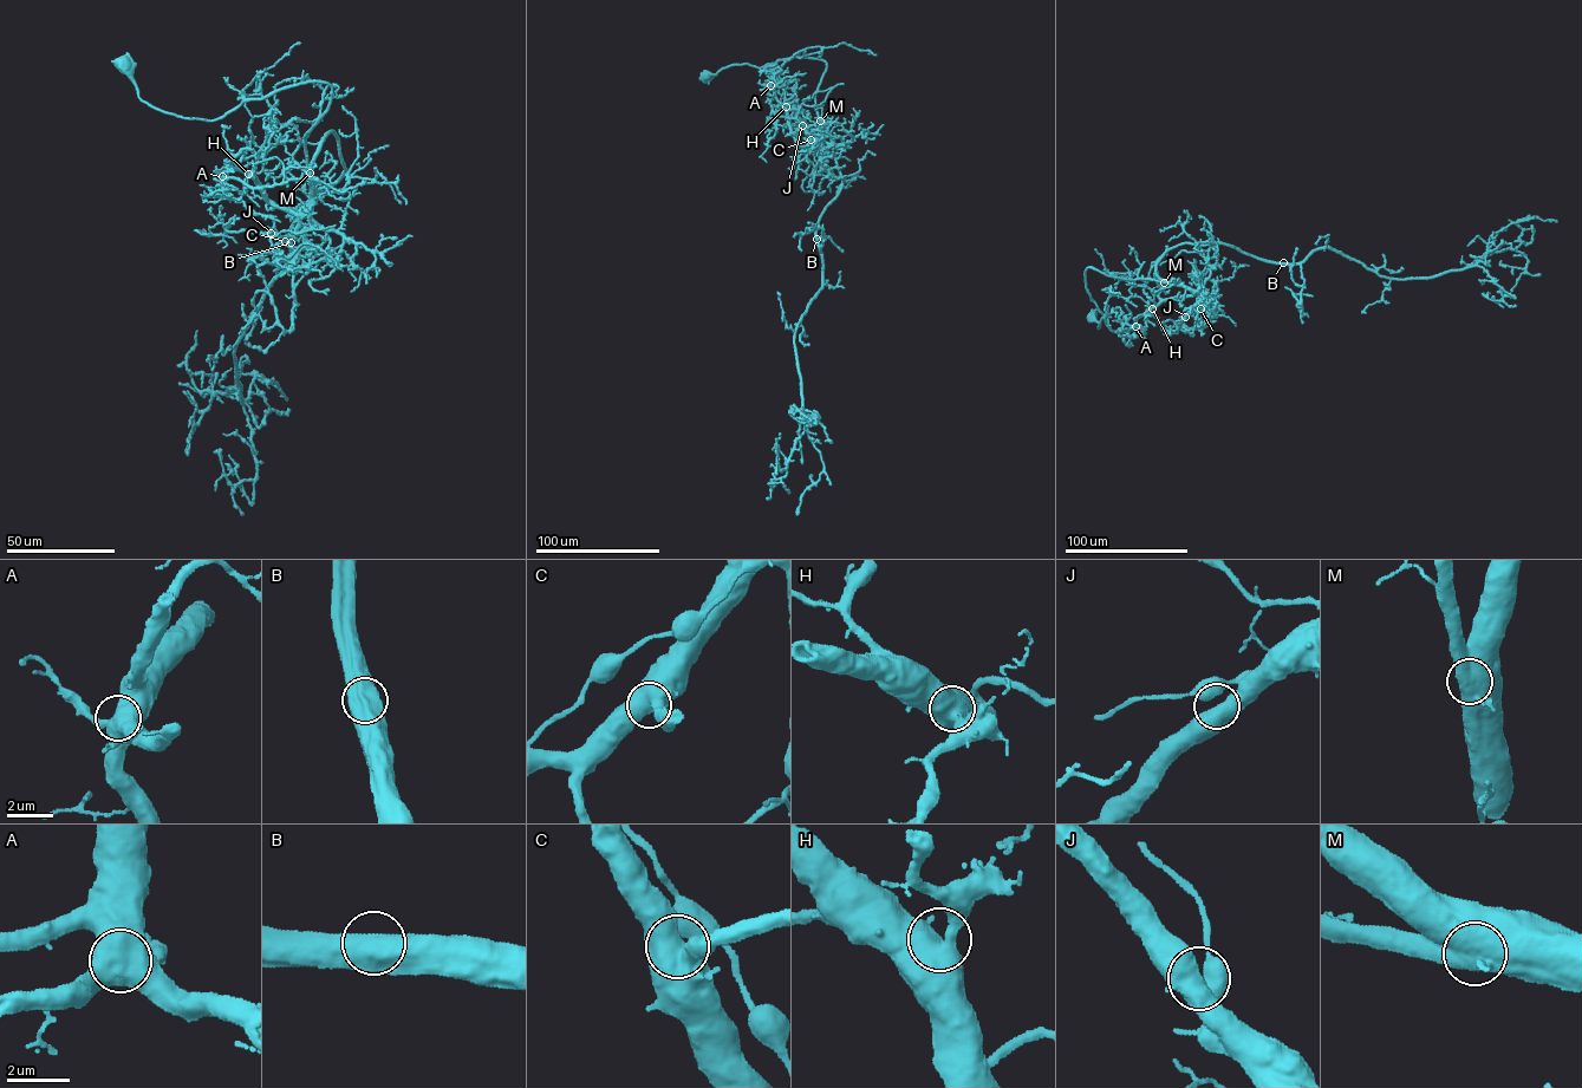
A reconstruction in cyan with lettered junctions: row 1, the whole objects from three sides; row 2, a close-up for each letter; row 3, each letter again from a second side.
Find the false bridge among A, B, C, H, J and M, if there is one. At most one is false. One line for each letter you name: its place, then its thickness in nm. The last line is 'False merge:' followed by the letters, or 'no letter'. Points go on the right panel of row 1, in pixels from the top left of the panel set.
False merge: no letter

